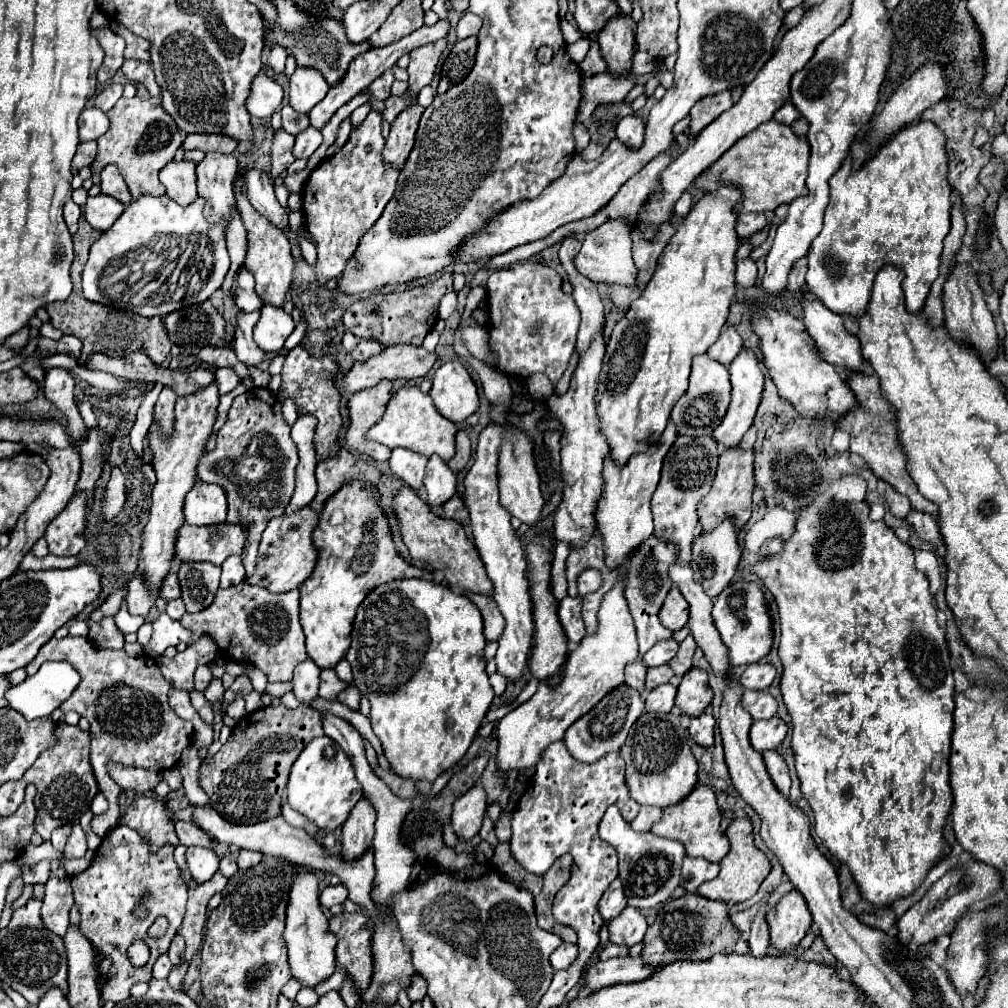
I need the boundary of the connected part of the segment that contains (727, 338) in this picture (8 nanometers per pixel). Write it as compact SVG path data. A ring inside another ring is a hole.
M724 326L720 332L718 342L708 350L708 356L716 362L722 362L724 366L730 366L730 362L738 356L738 350L742 350L742 338L736 332L734 326Z

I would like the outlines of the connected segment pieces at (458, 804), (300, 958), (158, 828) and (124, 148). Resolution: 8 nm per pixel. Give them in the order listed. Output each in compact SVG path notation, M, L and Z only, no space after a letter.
M474 786L454 802L454 810L452 810L454 832L460 838L470 840L480 832L484 814L486 814L486 792L482 786Z
M300 868L292 890L290 890L290 904L286 912L286 930L284 940L288 948L288 966L292 978L296 978L302 986L314 988L322 982L326 982L334 970L336 970L336 936L328 932L328 918L322 912L322 906L318 902L318 880L314 872L308 872Z
M138 796L134 798L120 818L120 826L136 830L142 838L148 838L150 850L160 850L162 846L178 846L178 836L174 830L174 818L168 808L166 798Z
M136 86L136 96L126 100L120 98L114 108L108 112L110 128L102 138L98 138L98 156L90 164L90 170L94 174L100 174L108 164L116 164L120 174L124 176L132 198L140 198L142 194L150 196L164 196L166 190L162 182L158 180L158 174L162 166L172 162L174 152L182 146L182 134L170 114L160 106L160 96L150 96L144 86Z

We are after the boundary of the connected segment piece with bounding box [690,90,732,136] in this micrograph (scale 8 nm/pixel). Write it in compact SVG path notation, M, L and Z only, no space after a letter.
M728 90L714 94L714 96L700 98L690 110L690 134L696 136L702 128L706 128L712 120L716 120L730 106L732 106L732 98Z

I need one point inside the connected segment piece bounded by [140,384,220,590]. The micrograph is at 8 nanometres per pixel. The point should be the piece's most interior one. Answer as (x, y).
(175, 459)

